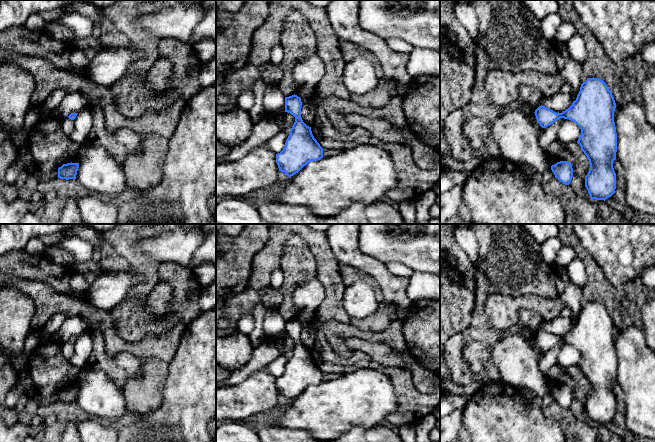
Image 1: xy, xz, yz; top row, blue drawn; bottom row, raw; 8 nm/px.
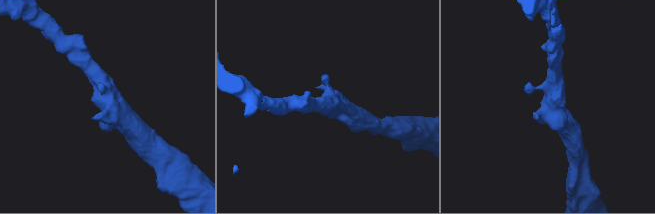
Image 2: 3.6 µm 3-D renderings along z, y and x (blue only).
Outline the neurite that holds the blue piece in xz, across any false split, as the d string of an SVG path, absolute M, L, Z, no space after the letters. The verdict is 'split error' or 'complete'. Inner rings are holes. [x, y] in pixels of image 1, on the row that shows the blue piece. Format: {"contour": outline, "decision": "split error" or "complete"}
{"contour": "M297 95L285 97L285 112L295 117L284 149L276 154L279 171L288 177L298 173L310 161L323 158L323 148L314 138L311 127L301 118L301 98Z", "decision": "complete"}

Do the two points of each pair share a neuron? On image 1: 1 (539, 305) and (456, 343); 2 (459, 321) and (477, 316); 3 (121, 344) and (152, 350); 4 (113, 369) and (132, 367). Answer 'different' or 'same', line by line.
1: different
2: different
3: same
4: same

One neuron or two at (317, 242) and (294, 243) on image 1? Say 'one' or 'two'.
two

